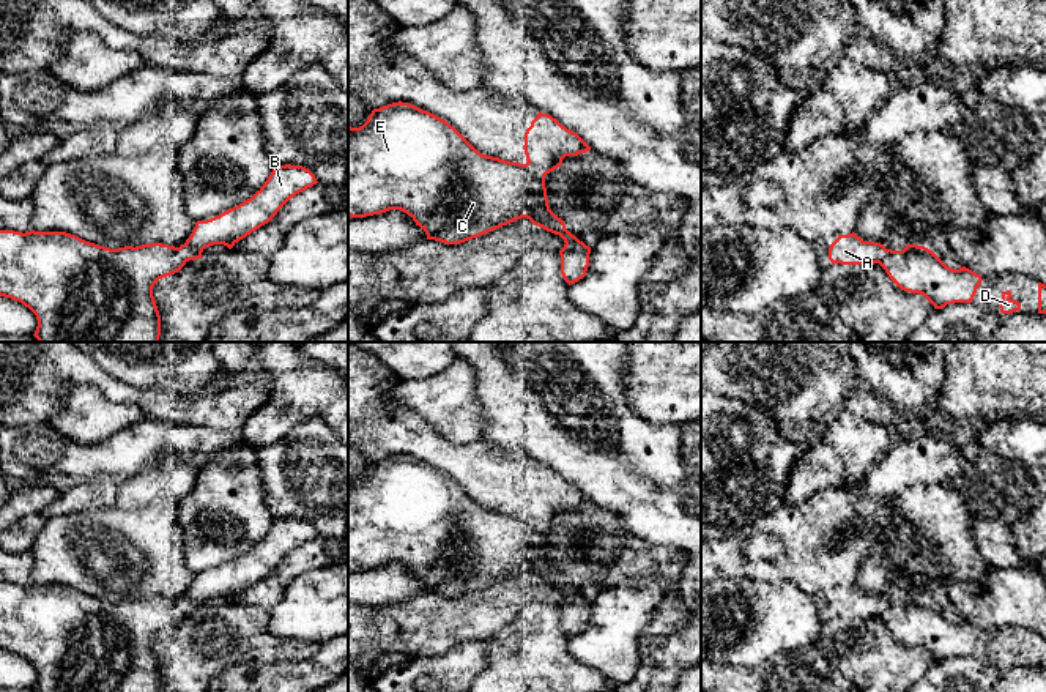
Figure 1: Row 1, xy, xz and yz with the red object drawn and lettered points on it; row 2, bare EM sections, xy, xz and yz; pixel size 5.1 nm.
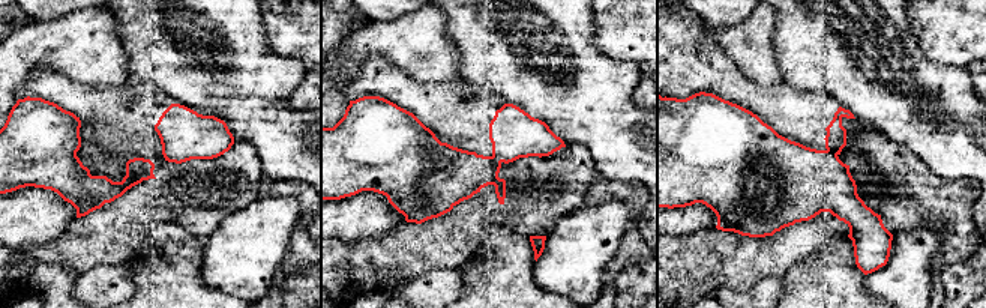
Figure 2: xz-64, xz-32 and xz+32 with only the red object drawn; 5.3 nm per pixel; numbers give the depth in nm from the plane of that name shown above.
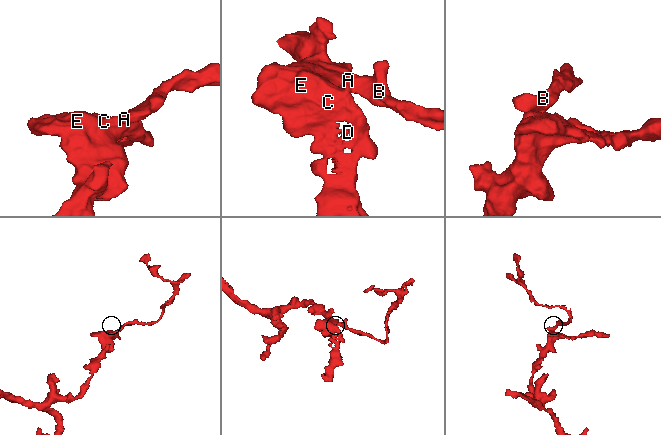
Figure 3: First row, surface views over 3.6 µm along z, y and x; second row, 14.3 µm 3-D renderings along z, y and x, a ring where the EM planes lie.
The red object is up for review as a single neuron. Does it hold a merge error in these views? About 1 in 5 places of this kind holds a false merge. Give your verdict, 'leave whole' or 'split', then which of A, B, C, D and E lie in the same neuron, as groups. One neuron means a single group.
leave whole | A B C D E

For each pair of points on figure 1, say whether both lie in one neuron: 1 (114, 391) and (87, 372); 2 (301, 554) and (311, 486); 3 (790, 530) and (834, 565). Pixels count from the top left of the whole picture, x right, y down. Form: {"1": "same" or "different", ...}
{"1": "same", "2": "different", "3": "same"}

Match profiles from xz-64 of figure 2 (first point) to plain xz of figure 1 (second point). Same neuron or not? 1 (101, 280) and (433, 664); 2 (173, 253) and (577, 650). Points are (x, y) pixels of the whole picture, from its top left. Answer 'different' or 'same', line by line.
1: same
2: different

